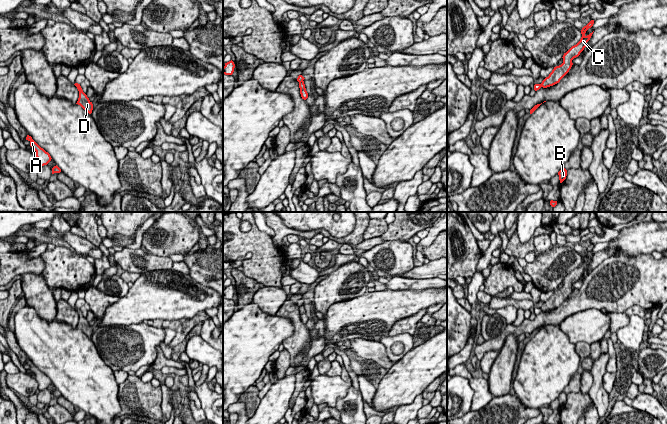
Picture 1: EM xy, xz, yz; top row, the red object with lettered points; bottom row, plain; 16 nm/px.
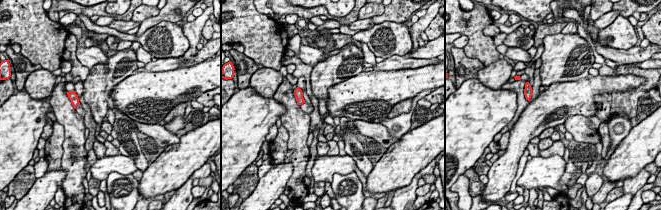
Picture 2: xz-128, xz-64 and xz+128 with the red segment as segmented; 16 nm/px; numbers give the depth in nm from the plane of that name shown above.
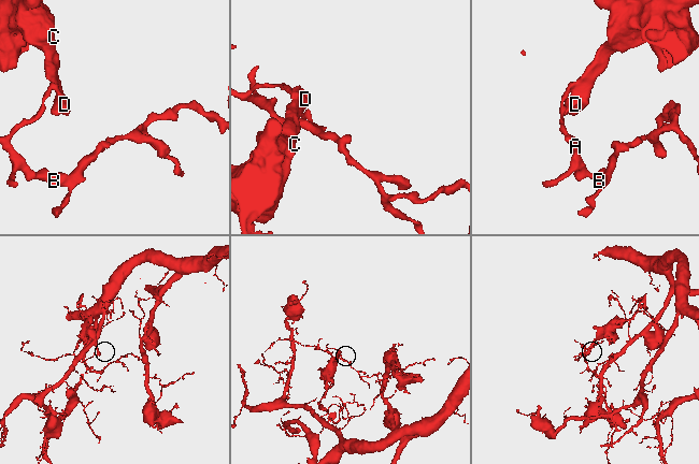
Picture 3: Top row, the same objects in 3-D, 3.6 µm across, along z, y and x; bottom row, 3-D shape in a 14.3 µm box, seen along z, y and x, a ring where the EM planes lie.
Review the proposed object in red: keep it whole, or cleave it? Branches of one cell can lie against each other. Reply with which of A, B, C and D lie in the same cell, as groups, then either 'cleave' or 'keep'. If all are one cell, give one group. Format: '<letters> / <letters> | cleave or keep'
A B / C D | cleave

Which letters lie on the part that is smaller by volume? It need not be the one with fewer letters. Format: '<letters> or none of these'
C, D

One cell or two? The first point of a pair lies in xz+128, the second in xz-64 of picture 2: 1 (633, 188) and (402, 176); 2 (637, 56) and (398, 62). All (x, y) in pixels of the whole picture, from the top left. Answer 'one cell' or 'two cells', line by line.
1: two cells
2: two cells

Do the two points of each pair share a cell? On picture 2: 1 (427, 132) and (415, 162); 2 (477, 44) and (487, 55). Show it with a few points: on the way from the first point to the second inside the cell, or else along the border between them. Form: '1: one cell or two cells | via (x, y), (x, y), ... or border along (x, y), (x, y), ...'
1: one cell | via (427, 139), (415, 151), (415, 155)
2: one cell | via (480, 47), (485, 52)

